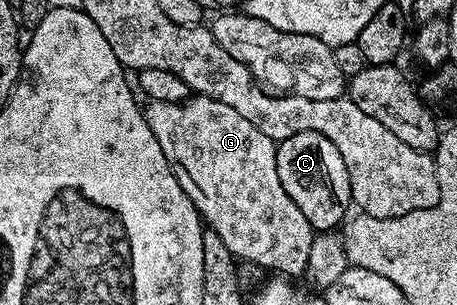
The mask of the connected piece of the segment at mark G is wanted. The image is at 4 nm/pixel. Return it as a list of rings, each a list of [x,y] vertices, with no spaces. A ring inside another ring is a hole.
[[[195,94],[177,104],[148,101],[145,106],[147,123],[169,160],[173,176],[189,196],[206,229],[221,236],[225,248],[240,263],[252,262],[255,266],[264,266],[279,276],[287,274],[306,275],[309,264],[309,244],[313,244],[316,231],[311,229],[309,220],[305,220],[301,208],[285,192],[281,176],[277,176],[276,142],[261,128],[253,128],[245,116],[240,116],[229,104],[221,104],[203,94]]]

